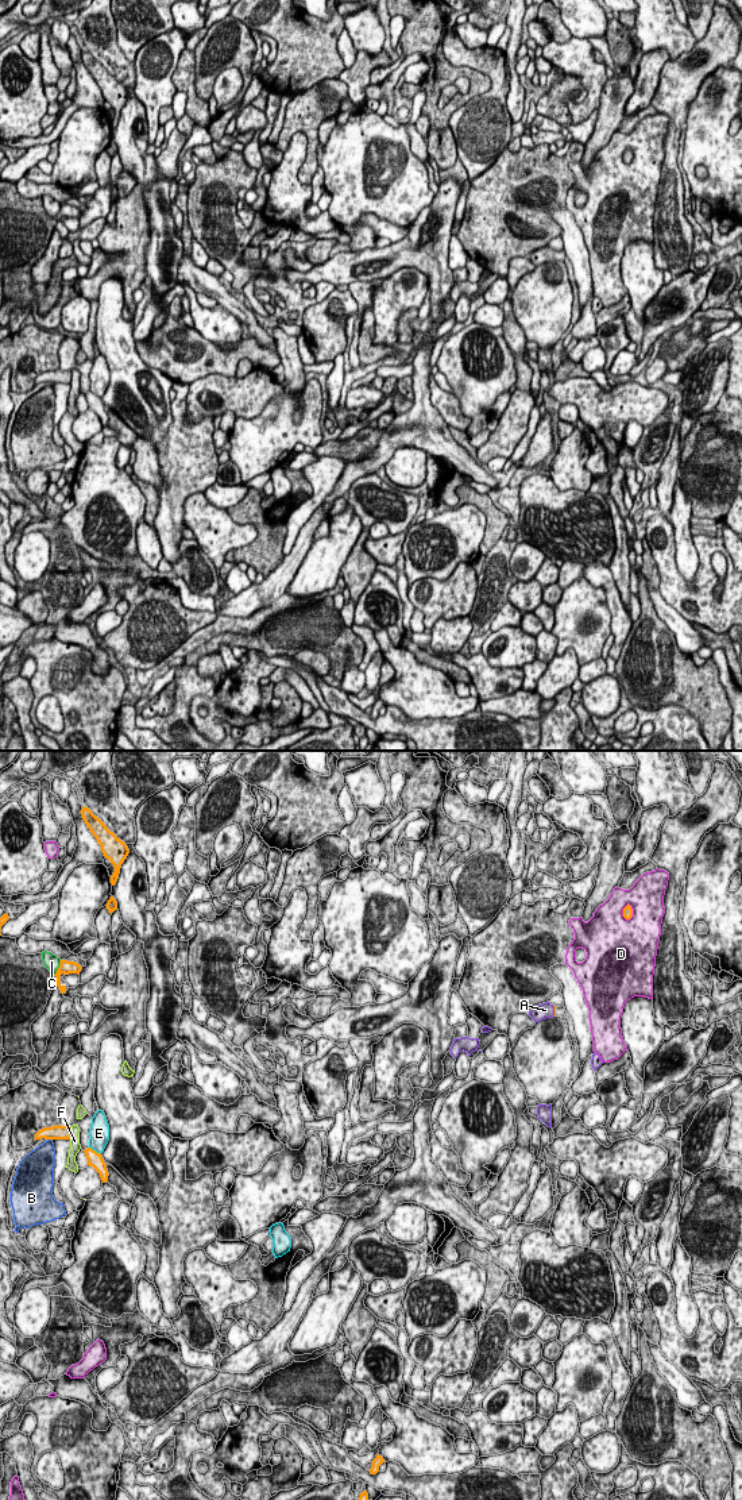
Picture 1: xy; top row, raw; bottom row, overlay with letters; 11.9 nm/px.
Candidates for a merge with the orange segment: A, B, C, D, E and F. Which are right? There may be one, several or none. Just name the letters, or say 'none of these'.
A

